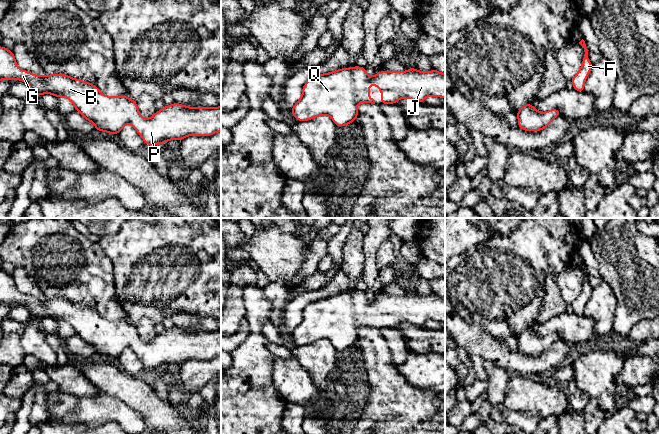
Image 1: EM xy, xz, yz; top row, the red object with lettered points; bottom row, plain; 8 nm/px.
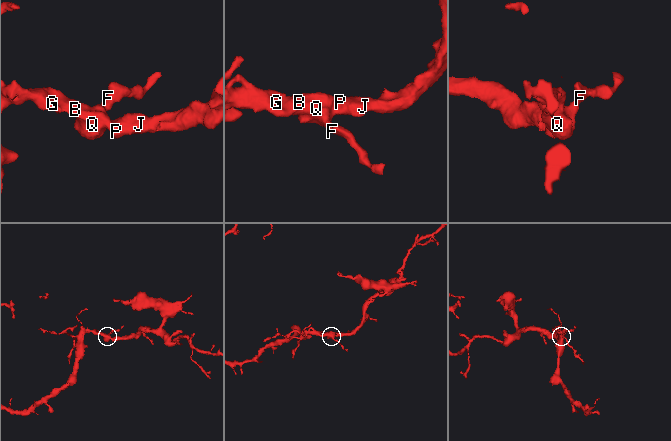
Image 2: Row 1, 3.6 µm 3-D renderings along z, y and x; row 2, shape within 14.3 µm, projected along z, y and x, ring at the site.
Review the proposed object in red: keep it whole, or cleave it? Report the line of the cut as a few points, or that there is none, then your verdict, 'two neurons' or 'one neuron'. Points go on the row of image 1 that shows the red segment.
cut none; one neuron

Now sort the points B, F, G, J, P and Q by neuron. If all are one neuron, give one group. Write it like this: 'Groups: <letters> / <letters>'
Groups: B F G J P Q

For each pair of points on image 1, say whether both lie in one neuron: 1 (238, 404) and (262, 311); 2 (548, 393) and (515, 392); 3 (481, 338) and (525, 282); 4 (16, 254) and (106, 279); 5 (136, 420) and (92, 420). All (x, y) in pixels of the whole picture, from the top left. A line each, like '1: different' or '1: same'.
1: same
2: same
3: different
4: same
5: same

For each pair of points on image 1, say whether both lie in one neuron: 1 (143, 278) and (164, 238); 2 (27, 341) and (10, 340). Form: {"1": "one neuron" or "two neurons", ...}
{"1": "one neuron", "2": "two neurons"}

